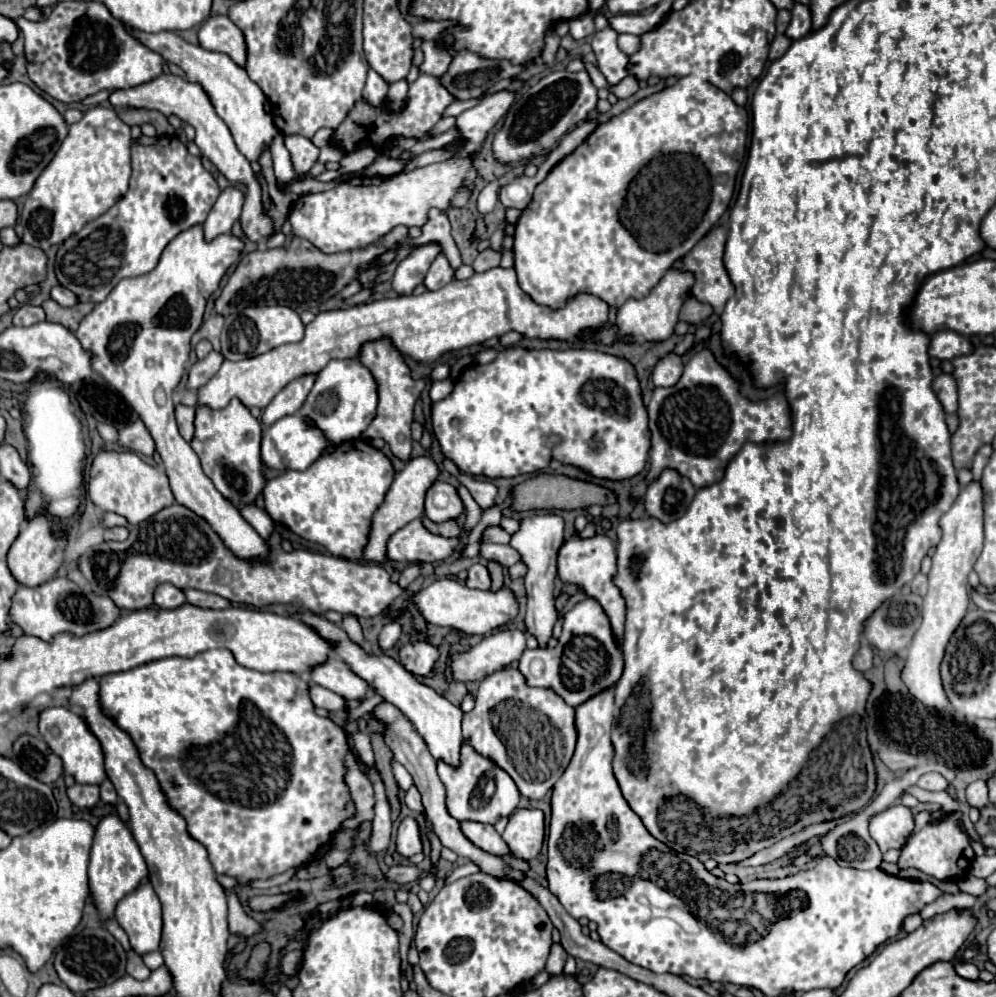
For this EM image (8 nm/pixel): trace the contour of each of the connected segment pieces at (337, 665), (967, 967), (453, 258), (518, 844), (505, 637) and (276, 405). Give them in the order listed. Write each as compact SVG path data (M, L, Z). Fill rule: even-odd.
M337 654L331 656L323 666L317 666L309 676L315 684L335 690L345 700L361 700L369 688L369 684L359 678Z
M959 960L955 964L955 970L959 976L967 978L967 980L977 980L979 978L979 968L973 964L973 962L965 962L965 960Z
M431 208L427 212L427 222L421 226L421 236L415 240L415 244L419 244L419 242L425 244L425 242L433 242L433 240L441 242L451 266L459 268L461 266L461 254L459 254L449 230L451 230L451 224L449 224L447 212L439 210L439 208Z
M517 808L507 822L503 840L511 848L511 856L533 860L541 852L545 838L545 816L537 808Z
M521 630L493 632L469 650L451 654L451 676L455 682L483 680L503 666L517 662L523 650L525 634Z
M307 374L303 378L297 378L295 382L287 384L273 400L271 404L263 410L263 416L261 416L261 422L265 426L271 426L273 422L285 418L285 416L291 416L299 410L299 406L303 406L311 386L315 382L315 376L313 374Z

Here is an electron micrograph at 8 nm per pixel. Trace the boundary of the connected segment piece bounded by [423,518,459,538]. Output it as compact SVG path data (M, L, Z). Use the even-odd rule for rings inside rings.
M423 518L423 524L425 524L427 530L431 530L433 534L437 532L439 536L445 536L445 538L455 538L455 536L459 536L459 526L457 526L457 522L443 522L443 524L435 526L433 522L427 522L427 518Z

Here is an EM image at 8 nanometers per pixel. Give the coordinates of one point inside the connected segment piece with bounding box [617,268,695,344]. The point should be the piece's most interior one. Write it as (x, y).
(652, 318)

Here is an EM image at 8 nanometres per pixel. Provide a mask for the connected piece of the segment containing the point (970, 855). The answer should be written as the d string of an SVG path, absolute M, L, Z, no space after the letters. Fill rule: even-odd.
M949 814L943 822L933 822L923 826L905 846L899 858L899 868L917 868L937 880L959 880L967 876L967 866L971 868L971 862L975 858L975 852L967 840L967 836L957 828L957 814Z

